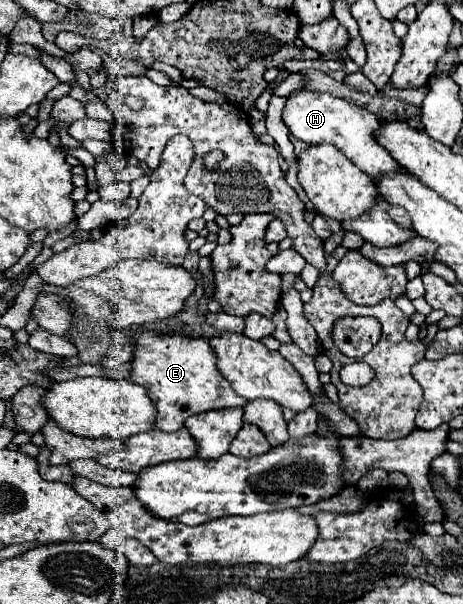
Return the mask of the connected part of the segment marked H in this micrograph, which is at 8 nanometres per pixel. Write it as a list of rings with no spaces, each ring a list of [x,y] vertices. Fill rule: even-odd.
[[[300,89],[286,97],[286,105],[282,109],[282,121],[288,127],[290,135],[304,143],[332,143],[336,145],[356,167],[368,173],[372,179],[378,179],[384,173],[400,171],[402,167],[392,159],[392,155],[382,149],[374,139],[374,129],[380,127],[376,115],[372,115],[366,107],[358,107],[356,103],[344,101],[340,97],[328,97],[326,93]]]

